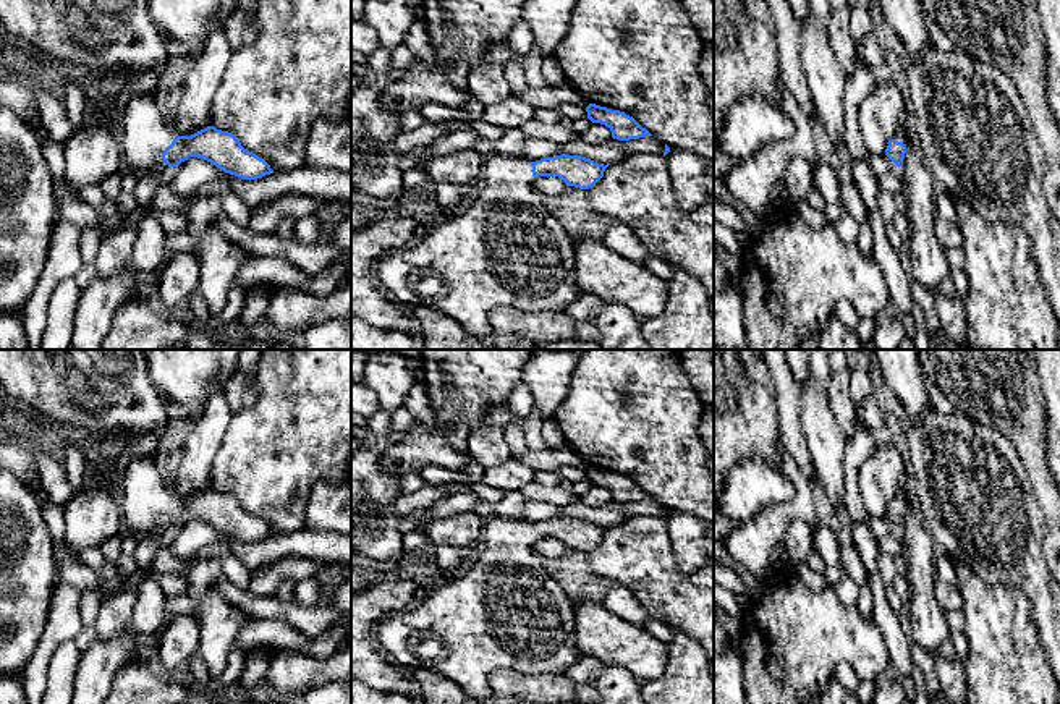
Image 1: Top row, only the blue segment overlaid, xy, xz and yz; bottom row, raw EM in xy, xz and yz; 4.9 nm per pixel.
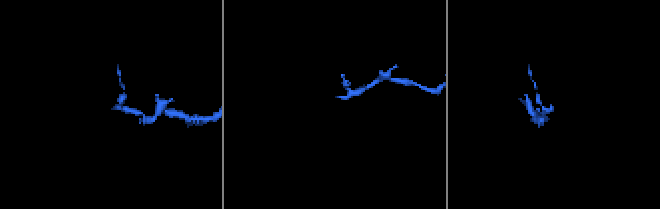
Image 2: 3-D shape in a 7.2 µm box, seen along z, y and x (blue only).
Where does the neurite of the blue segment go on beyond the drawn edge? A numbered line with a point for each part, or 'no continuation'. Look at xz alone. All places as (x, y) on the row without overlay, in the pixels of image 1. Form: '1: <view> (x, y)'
1: xz (507, 612)

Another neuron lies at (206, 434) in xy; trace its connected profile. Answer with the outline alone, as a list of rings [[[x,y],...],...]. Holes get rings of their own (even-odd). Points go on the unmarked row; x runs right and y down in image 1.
[[[217,385],[210,390],[202,413],[193,422],[184,440],[184,455],[173,489],[176,498],[191,498],[210,489],[212,461],[231,418],[233,413],[227,401],[227,388]]]

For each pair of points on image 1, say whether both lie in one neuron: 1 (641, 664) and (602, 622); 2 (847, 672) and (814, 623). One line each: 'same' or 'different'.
1: same
2: different

